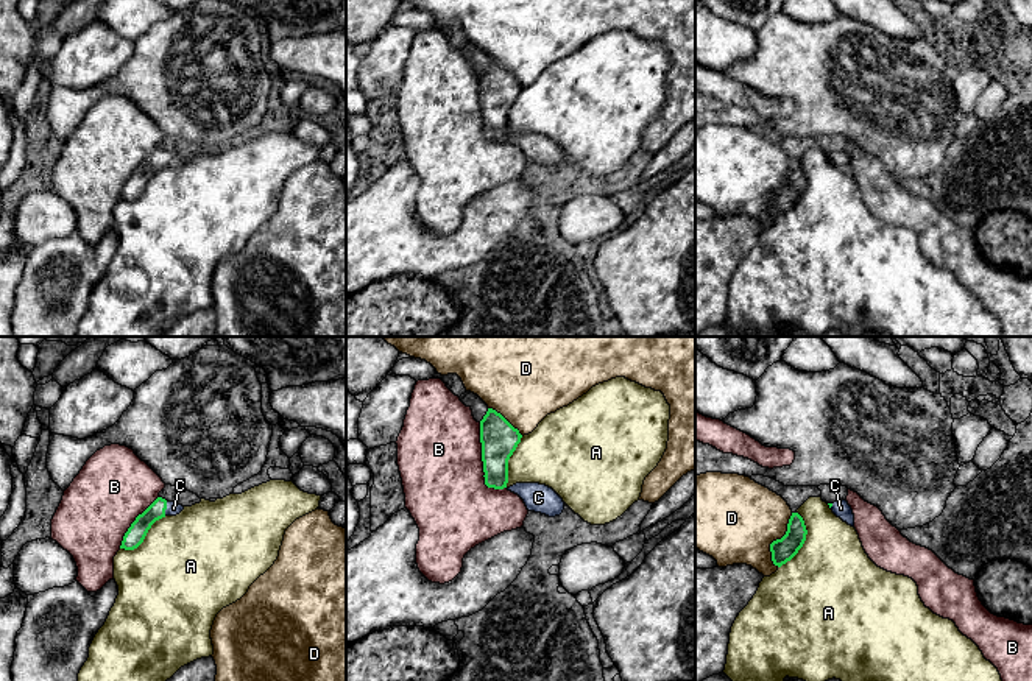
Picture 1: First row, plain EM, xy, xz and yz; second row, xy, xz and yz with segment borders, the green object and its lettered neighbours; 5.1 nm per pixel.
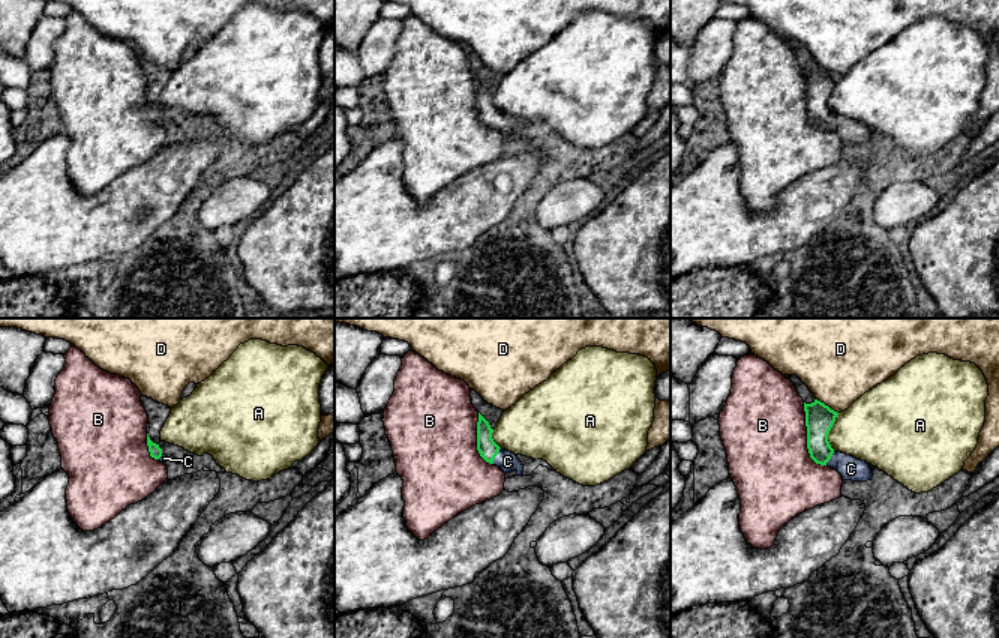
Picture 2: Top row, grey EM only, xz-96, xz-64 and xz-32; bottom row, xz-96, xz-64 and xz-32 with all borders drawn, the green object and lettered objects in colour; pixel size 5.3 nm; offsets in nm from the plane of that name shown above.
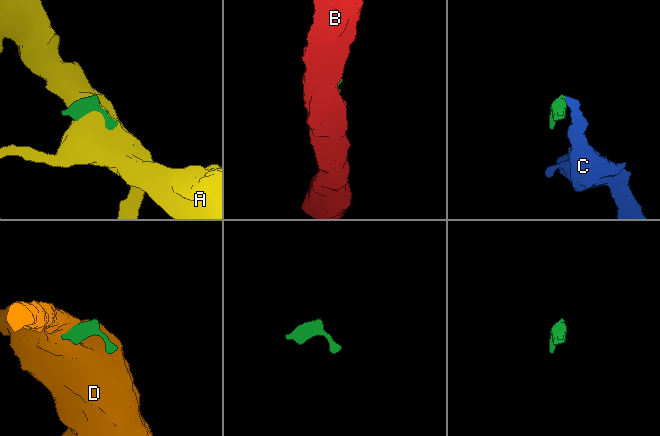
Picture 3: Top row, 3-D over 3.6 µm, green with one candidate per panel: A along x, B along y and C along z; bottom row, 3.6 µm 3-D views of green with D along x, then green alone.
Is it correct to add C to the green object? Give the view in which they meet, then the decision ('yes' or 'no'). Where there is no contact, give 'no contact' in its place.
xy | yes

